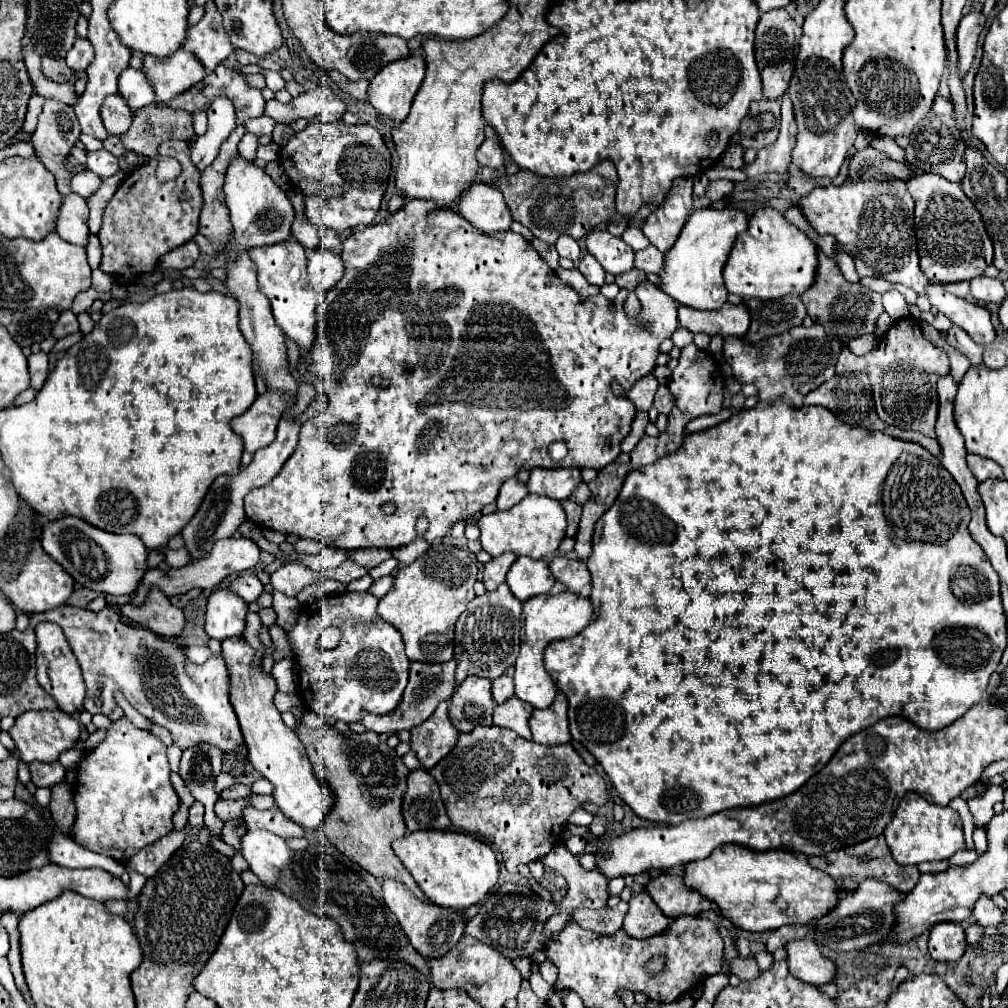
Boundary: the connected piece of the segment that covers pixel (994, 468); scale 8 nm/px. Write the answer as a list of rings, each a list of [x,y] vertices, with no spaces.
[[[969,454],[967,456],[967,466],[971,468],[973,476],[983,482],[987,478],[1003,478],[1003,470],[999,468],[999,464],[995,464],[993,460],[987,460],[987,458],[981,458],[981,456],[975,456],[975,454]]]

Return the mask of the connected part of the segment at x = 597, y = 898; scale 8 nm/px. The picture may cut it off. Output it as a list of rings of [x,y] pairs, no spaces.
[[[559,842],[547,856],[543,856],[541,862],[545,864],[547,870],[553,870],[553,872],[561,874],[567,880],[567,884],[569,884],[569,890],[567,890],[565,898],[559,902],[555,914],[543,926],[543,946],[547,946],[549,942],[555,942],[559,938],[559,932],[567,926],[567,922],[573,920],[571,918],[573,910],[579,910],[579,908],[595,908],[595,910],[603,908],[605,902],[607,902],[607,898],[609,898],[609,894],[607,894],[607,880],[597,870],[585,870],[579,864],[579,860],[567,850],[567,846],[563,842]]]

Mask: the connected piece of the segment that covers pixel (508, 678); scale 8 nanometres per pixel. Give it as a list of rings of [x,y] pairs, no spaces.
[[[505,672],[503,676],[495,678],[491,690],[493,690],[493,700],[497,704],[501,704],[507,698],[511,698],[511,694],[513,694],[513,674],[511,672]]]

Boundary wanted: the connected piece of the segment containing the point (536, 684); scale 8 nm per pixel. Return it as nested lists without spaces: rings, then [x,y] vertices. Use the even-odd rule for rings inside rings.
[[[569,590],[559,594],[533,596],[523,604],[523,630],[521,634],[520,652],[515,664],[515,696],[529,702],[533,708],[549,708],[555,700],[557,688],[551,676],[543,666],[543,650],[547,644],[555,640],[563,640],[577,636],[587,624],[593,620],[595,608],[589,598],[573,594]]]

